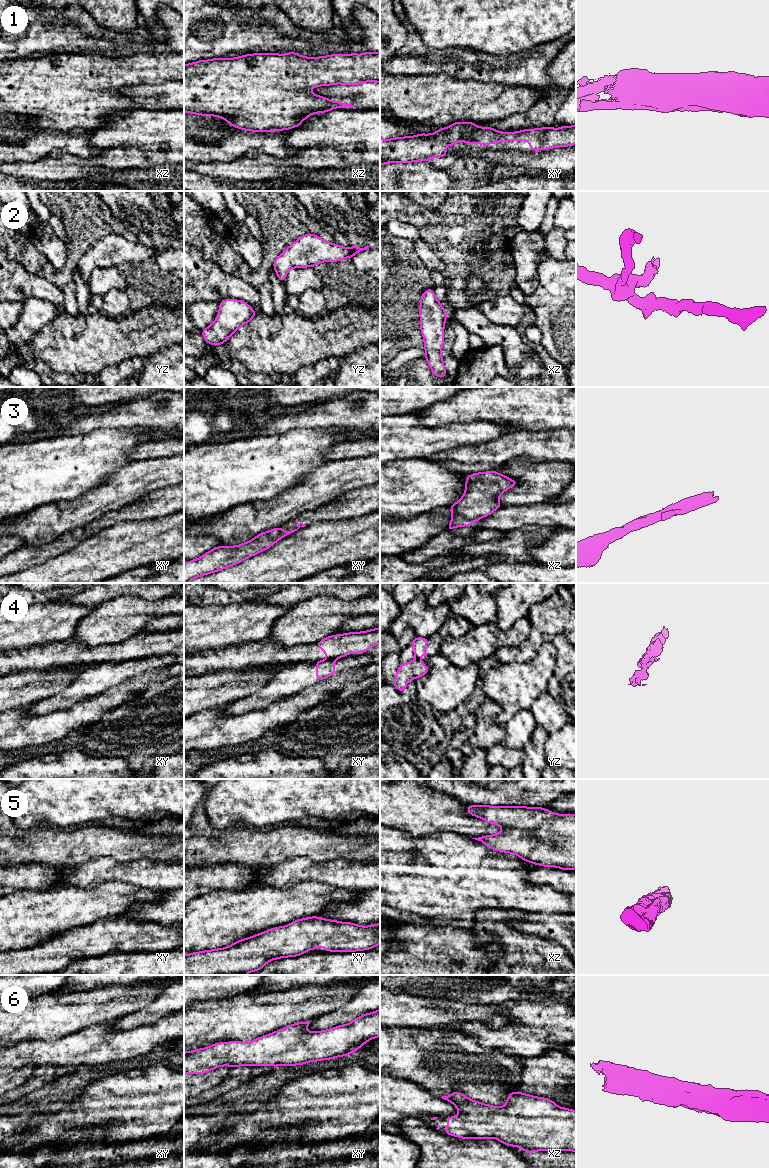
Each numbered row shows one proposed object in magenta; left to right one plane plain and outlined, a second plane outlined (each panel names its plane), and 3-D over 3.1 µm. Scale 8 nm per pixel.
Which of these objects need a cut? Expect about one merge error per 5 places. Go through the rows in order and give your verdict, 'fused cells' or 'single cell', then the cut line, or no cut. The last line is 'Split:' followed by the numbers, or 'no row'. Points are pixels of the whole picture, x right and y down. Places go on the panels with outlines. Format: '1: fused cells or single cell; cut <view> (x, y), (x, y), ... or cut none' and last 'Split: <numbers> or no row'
1: single cell; cut none
2: single cell; cut none
3: single cell; cut none
4: fused cells; cut xy (327, 658), (333, 660)
5: single cell; cut none
6: single cell; cut none
Split: 4

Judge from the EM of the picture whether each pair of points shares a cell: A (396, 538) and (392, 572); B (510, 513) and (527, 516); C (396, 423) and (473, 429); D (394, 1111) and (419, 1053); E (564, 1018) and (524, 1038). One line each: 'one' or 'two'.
A: two
B: one
C: one
D: two
E: one

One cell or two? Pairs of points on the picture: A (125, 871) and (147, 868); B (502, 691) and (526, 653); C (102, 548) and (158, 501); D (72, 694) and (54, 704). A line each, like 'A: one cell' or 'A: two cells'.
A: one cell
B: two cells
C: two cells
D: one cell

